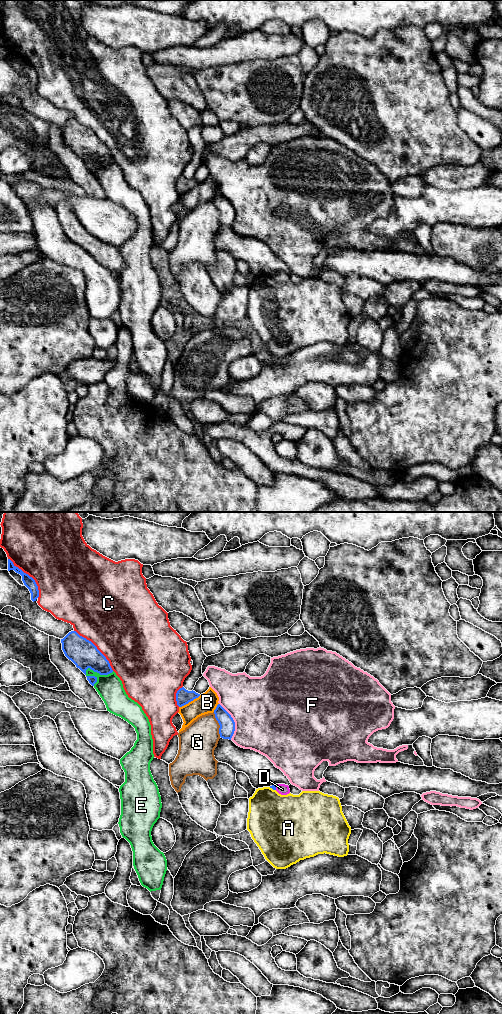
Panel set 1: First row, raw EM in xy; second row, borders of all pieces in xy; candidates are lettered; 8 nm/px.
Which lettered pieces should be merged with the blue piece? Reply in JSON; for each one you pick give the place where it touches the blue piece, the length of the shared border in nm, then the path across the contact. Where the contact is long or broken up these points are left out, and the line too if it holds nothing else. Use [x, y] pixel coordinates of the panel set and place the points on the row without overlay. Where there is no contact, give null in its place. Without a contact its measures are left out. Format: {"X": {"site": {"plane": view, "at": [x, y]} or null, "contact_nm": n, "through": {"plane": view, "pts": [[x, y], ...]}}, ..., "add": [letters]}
{"D": {"site": {"plane": "xy", "at": [275, 275]}, "contact_nm": 50, "through": {"plane": "xy", "pts": [[273, 275], [275, 275], [282, 277]]}}, "add": ["D"]}

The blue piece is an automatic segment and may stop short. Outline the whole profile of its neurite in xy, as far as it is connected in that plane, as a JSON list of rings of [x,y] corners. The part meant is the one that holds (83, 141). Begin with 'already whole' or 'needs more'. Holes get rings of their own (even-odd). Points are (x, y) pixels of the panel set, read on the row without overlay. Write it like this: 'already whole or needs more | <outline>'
already whole | [[[76,119],[69,120],[61,127],[61,131],[65,144],[85,163],[88,156],[100,163],[108,163],[113,160],[109,149],[97,135]]]

